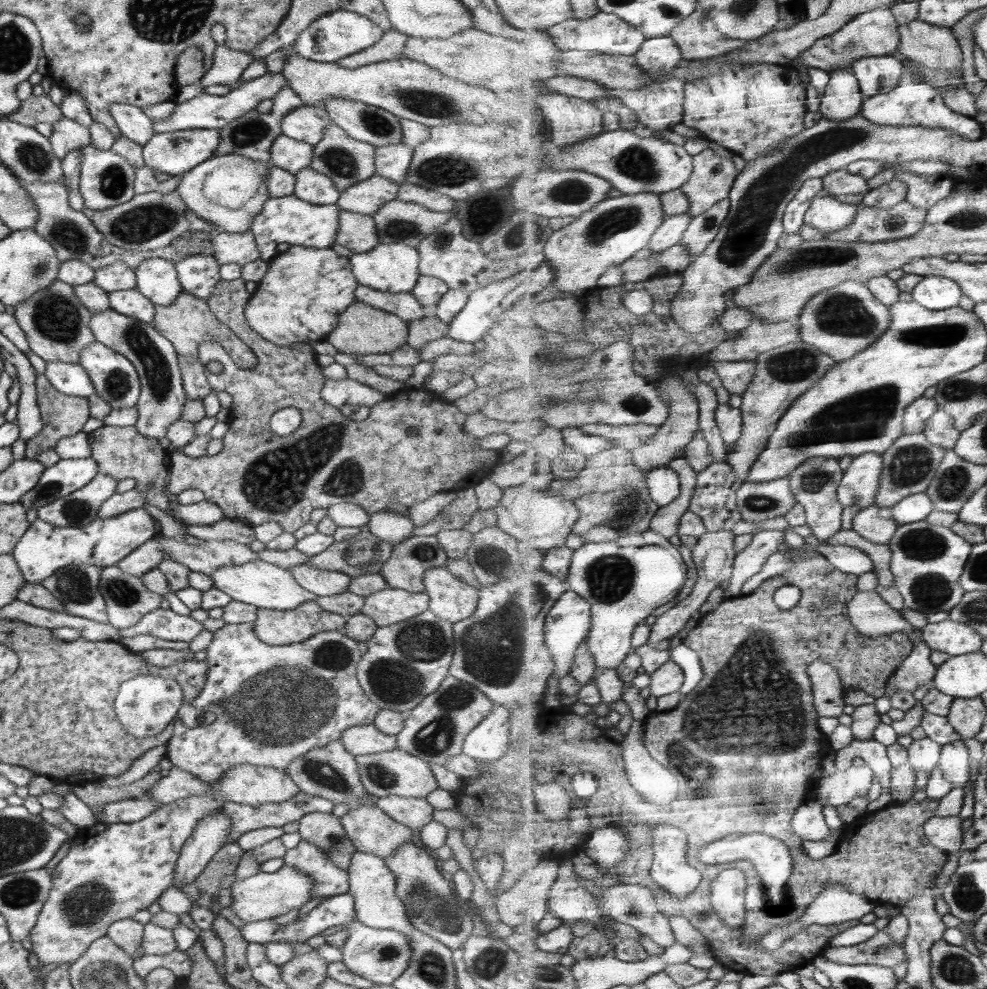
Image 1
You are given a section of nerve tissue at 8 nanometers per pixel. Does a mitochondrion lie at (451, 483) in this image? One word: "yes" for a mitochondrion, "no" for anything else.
no

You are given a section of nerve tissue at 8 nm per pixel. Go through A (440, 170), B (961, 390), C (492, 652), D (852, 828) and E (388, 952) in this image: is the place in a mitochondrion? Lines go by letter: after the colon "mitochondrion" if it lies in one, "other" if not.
A: mitochondrion
B: mitochondrion
C: mitochondrion
D: other
E: mitochondrion

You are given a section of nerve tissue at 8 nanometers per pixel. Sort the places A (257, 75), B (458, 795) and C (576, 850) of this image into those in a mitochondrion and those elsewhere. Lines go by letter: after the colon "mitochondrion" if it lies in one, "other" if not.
A: other
B: other
C: other

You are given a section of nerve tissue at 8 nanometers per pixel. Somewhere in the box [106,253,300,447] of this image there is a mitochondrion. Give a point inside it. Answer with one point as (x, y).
(146, 350)

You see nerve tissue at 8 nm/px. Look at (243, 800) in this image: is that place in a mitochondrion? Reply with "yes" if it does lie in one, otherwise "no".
no

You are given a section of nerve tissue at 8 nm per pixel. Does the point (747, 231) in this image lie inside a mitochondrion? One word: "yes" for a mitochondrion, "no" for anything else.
yes

